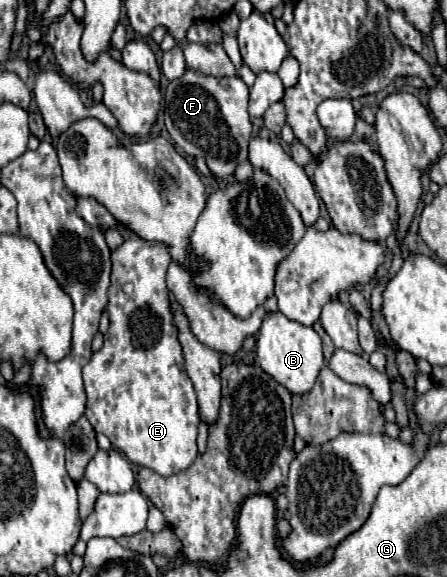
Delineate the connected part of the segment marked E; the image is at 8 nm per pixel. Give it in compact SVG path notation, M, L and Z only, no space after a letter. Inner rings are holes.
M132 234L130 238L126 238L116 250L112 250L112 276L110 276L110 288L108 288L108 316L110 316L110 326L108 326L108 332L104 334L104 346L100 352L94 352L90 362L84 366L84 390L86 390L86 418L88 422L92 424L92 428L96 432L102 432L110 438L112 442L112 448L122 452L130 462L138 464L138 466L146 466L154 472L158 472L160 476L172 476L176 472L182 472L186 470L198 450L196 450L196 434L198 434L198 422L200 422L200 416L198 416L198 404L196 404L196 396L194 396L194 386L192 386L192 380L188 378L186 370L184 370L184 356L182 356L182 350L180 350L180 342L176 338L176 326L172 326L172 312L168 310L168 298L170 298L170 292L166 288L166 270L168 270L168 264L172 262L172 256L170 256L170 250L166 244L162 242L148 242L148 240L142 240L140 236ZM126 282L132 282L134 284L134 296L132 298L126 298L126 294L122 292L122 286Z

